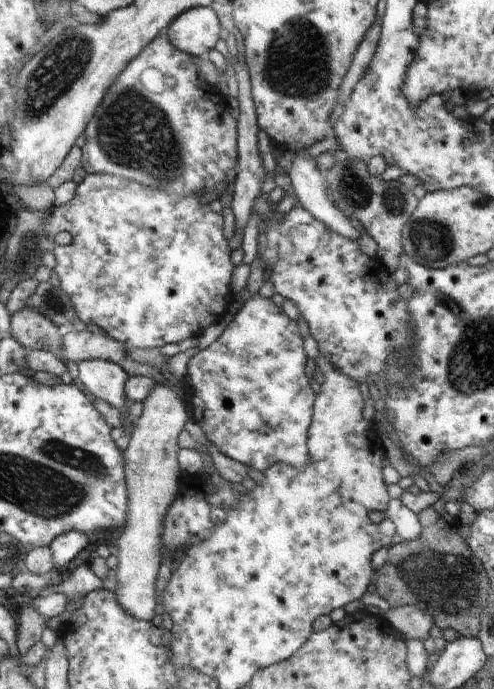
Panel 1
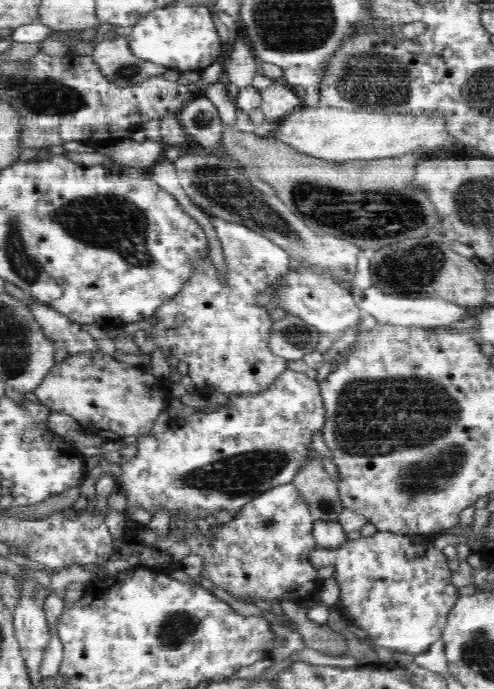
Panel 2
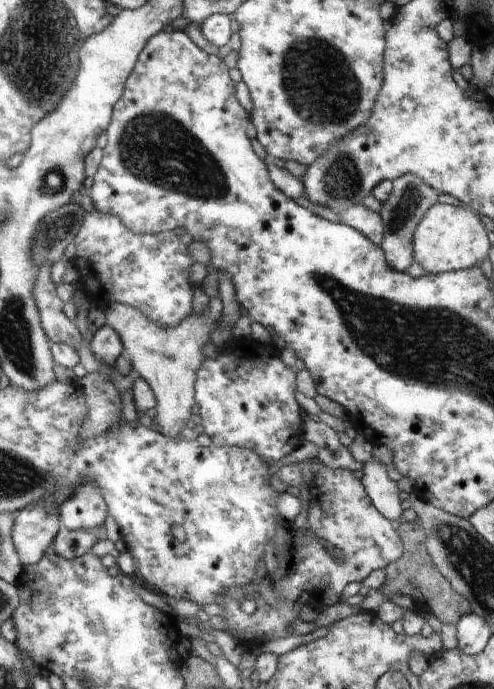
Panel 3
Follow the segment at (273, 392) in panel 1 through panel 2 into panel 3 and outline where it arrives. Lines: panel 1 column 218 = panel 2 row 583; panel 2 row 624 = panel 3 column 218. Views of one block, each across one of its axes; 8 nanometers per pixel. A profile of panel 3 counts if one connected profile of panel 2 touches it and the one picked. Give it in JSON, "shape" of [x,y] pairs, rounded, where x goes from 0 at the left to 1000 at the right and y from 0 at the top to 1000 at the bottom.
{"shape":[[[508,486],[498,491],[470,488],[449,504],[447,512],[441,515],[441,520],[427,521],[417,518],[409,524],[395,552],[395,583],[397,586],[401,586],[401,592],[405,592],[403,602],[409,608],[407,615],[413,620],[413,628],[417,628],[429,637],[429,642],[441,647],[506,649],[510,653],[522,655],[538,666],[538,671],[545,671],[545,673],[567,668],[569,665],[575,665],[575,662],[587,659],[591,653],[599,653],[599,650],[619,643],[611,624],[611,594],[605,589],[603,583],[599,583],[597,581],[597,534],[583,534],[573,528],[565,518],[555,517],[551,508],[553,502],[555,501],[543,502],[534,498],[520,496]]]}

